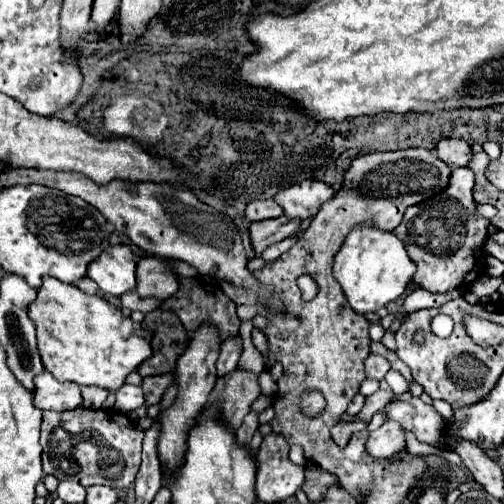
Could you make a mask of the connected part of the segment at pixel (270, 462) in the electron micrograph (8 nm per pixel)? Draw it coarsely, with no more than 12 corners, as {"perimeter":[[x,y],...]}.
{"perimeter":[[276,433],[256,453],[254,491],[264,503],[286,501],[304,483]]}

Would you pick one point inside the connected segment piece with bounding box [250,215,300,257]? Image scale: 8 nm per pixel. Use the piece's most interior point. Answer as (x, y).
(266, 233)

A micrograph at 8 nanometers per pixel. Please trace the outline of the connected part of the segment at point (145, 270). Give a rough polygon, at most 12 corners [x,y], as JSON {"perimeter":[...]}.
{"perimeter":[[144,257],[136,269],[140,297],[168,299],[178,275],[168,261]]}

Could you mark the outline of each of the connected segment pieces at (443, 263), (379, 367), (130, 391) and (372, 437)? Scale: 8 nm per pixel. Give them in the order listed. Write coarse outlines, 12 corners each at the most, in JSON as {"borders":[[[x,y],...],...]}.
{"borders":[[[472,171],[408,207],[394,229],[430,293],[484,275],[490,221]],[[370,353],[364,363],[366,377],[384,379],[390,363]],[[136,385],[116,391],[116,409],[130,413],[146,403]],[[386,421],[370,431],[366,447],[372,459],[406,449],[400,423]]]}

